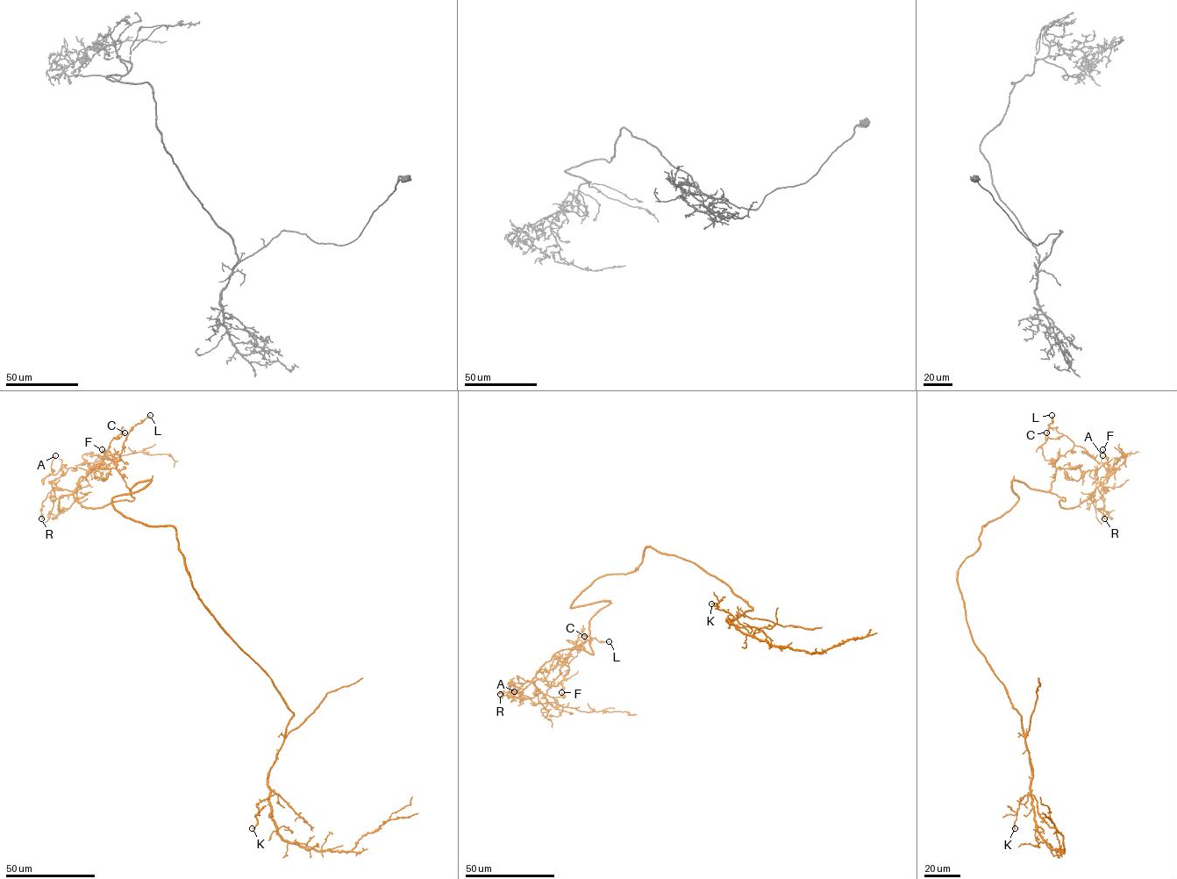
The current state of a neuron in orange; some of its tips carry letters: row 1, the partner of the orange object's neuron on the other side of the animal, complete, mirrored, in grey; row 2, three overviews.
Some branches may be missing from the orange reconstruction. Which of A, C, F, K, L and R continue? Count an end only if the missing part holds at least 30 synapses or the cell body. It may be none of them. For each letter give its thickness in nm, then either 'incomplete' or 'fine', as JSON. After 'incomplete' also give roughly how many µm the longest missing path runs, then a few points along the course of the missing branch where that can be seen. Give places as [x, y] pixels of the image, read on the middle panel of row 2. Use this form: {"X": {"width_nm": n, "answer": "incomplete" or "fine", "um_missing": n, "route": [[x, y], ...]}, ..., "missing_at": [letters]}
{"A": {"width_nm": 160, "answer": "fine"}, "C": {"width_nm": 180, "answer": "fine"}, "F": {"width_nm": 180, "answer": "fine"}, "K": {"width_nm": 240, "answer": "fine"}, "L": {"width_nm": 160, "answer": "fine"}, "R": {"width_nm": 120, "answer": "fine"}, "missing_at": []}

